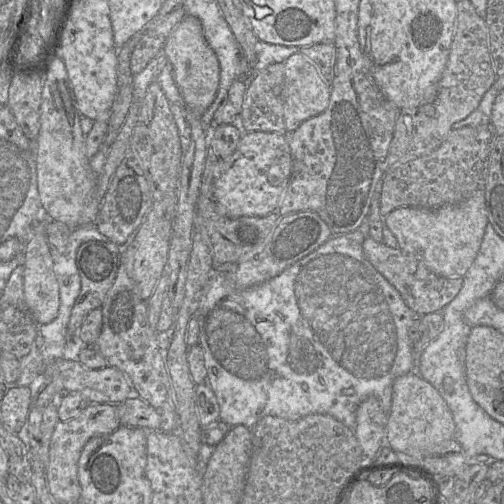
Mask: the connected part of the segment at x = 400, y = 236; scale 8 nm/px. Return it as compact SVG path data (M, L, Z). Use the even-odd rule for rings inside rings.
M476 191L469 199L436 209L402 206L384 216L384 224L398 242L398 248L418 258L425 267L442 277L463 277L480 249L488 215L485 191Z

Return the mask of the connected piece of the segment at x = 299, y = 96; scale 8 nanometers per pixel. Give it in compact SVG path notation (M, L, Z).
M295 53L284 61L282 86L283 119L286 131L294 131L303 121L325 110L330 98L330 85L325 82L316 65L301 53Z

